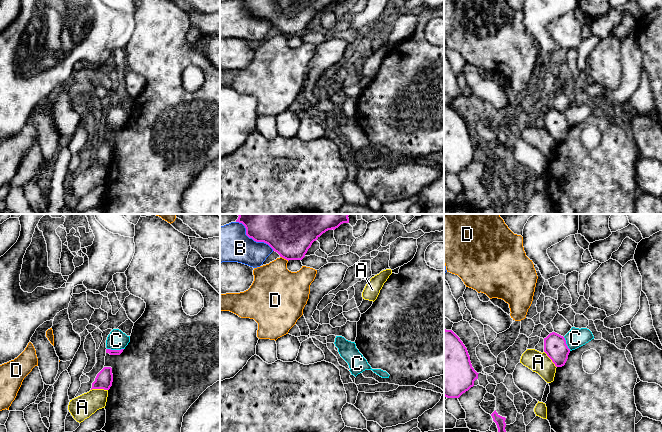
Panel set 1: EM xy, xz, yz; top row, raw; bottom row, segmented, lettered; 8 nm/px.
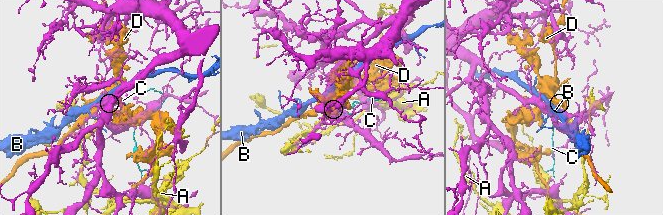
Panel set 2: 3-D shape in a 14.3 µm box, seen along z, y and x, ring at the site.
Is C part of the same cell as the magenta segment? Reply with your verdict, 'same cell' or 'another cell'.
another cell

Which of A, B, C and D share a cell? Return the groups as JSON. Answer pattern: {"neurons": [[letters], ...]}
{"neurons": [["A"], ["B"], ["C"], ["D"]]}

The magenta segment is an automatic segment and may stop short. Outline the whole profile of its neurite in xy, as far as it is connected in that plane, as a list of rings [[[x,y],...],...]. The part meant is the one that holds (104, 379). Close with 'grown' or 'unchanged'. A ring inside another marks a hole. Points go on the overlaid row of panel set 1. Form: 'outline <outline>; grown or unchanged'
outline [[[104,367],[96,376],[95,381],[92,383],[92,389],[109,390],[112,386],[113,374],[111,367]]]; unchanged

